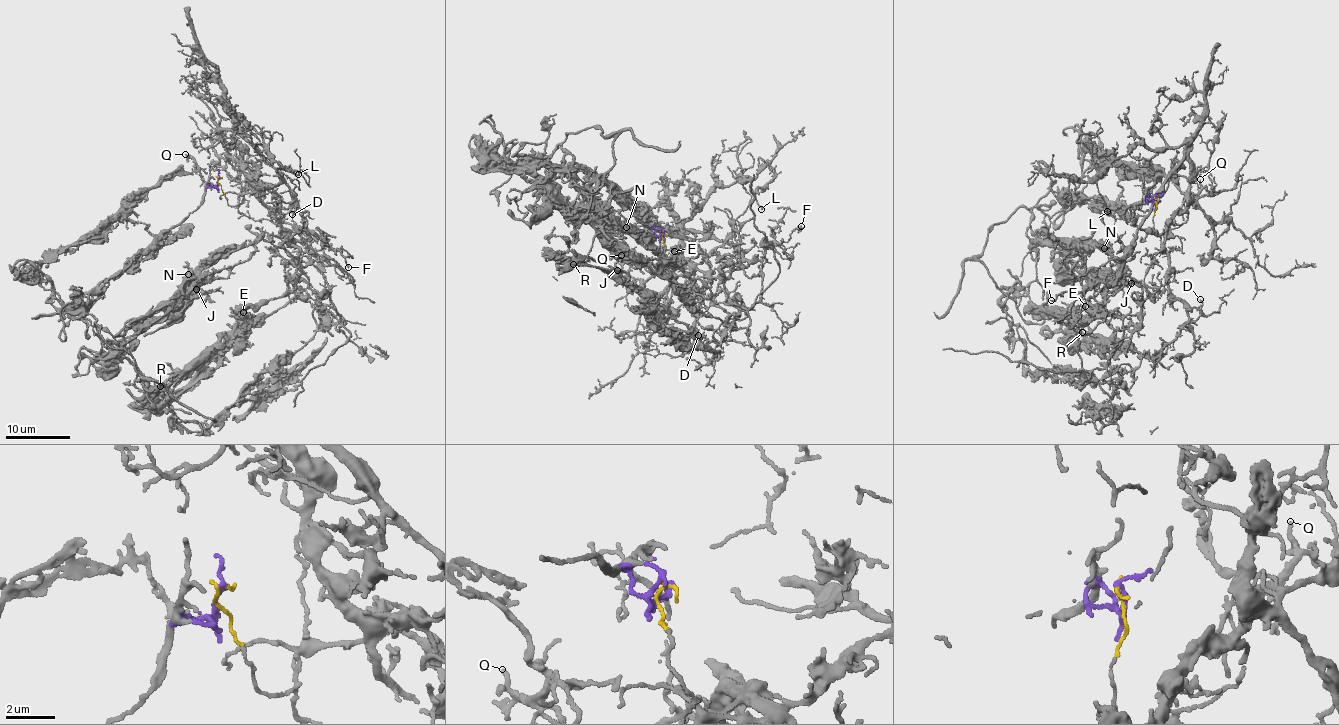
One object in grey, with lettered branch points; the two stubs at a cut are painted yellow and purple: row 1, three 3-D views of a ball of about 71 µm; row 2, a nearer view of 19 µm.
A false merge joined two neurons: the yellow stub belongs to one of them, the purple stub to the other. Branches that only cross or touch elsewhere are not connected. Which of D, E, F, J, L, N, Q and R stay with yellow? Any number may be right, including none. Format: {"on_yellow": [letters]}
{"on_yellow": ["D", "F", "L"]}

